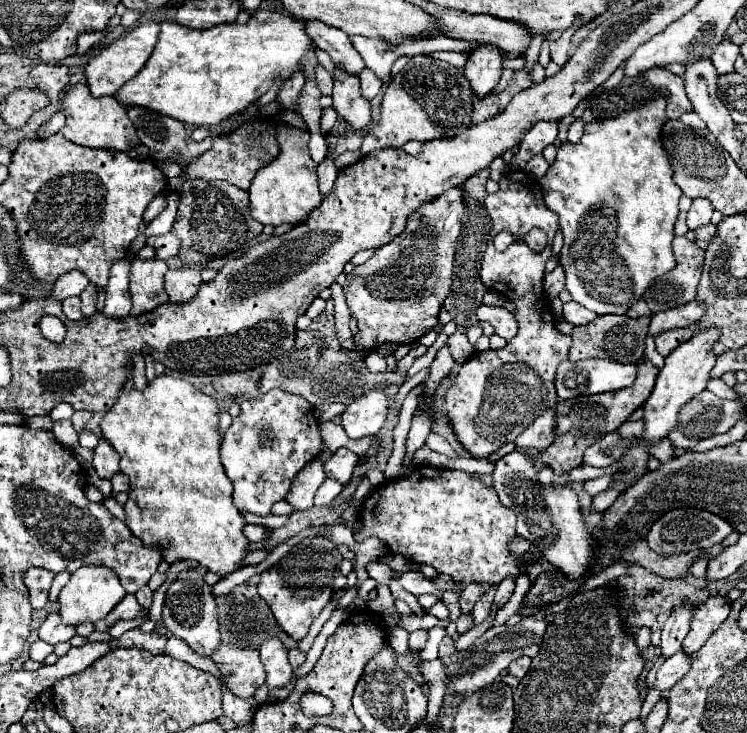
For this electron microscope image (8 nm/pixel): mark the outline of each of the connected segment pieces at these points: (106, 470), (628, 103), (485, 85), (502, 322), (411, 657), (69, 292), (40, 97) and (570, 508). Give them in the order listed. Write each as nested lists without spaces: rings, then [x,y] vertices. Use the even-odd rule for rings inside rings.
[[[99,438],[97,448],[93,450],[93,468],[101,478],[111,478],[119,472],[119,454],[115,454],[115,448],[105,442],[105,438]]]
[[[651,68],[647,72],[643,72],[641,76],[635,76],[635,78],[623,78],[621,84],[617,88],[611,88],[611,90],[601,90],[601,92],[595,92],[593,96],[587,98],[587,106],[585,106],[585,112],[579,120],[575,120],[571,126],[569,126],[569,140],[571,142],[579,142],[579,138],[583,136],[583,126],[593,122],[593,120],[603,120],[603,118],[611,118],[611,116],[617,116],[621,112],[629,112],[629,110],[635,110],[655,98],[665,98],[667,102],[667,118],[679,118],[681,116],[681,104],[691,104],[687,94],[685,94],[685,88],[683,88],[683,78],[665,70],[665,68]]]
[[[479,44],[469,52],[465,78],[477,98],[487,96],[499,82],[503,70],[503,52],[495,44]]]
[[[481,304],[477,308],[477,318],[489,322],[495,328],[495,334],[499,334],[505,340],[511,340],[515,336],[515,332],[517,332],[517,322],[515,322],[513,314],[507,308]]]
[[[409,648],[407,654],[395,652],[395,662],[397,662],[397,666],[399,666],[411,680],[419,682],[419,686],[425,684],[425,678],[423,678],[423,674],[419,672],[419,664],[423,662],[419,650],[411,650],[411,648]]]
[[[71,270],[71,272],[63,274],[63,276],[53,284],[53,290],[51,290],[49,298],[65,300],[65,298],[69,298],[69,296],[79,296],[91,282],[89,282],[89,278],[85,278],[85,274],[83,274],[83,280],[79,280],[79,284],[71,282],[73,274],[77,274],[77,272],[79,272],[79,270]],[[83,282],[85,282],[85,284],[83,284]]]
[[[15,90],[7,96],[7,102],[1,106],[1,118],[9,125],[27,123],[31,115],[43,109],[47,96],[37,90]]]
[[[511,452],[499,458],[495,464],[493,482],[501,504],[517,508],[523,514],[523,524],[517,524],[517,534],[533,540],[535,546],[541,548],[543,556],[567,578],[585,576],[587,566],[593,562],[593,536],[583,524],[577,494],[569,486],[543,488],[537,482],[537,468],[533,464],[533,458],[523,452]]]

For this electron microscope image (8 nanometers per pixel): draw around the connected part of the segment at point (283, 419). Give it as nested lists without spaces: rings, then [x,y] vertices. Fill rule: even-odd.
[[[269,390],[259,398],[241,402],[241,414],[221,442],[221,464],[233,482],[233,504],[241,512],[269,516],[271,506],[283,500],[295,476],[321,454],[319,422],[313,406],[285,390]]]

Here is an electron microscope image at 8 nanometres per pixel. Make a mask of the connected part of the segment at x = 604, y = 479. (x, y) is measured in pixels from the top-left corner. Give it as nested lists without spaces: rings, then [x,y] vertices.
[[[606,475],[592,480],[588,480],[584,484],[584,490],[594,497],[597,494],[607,490],[608,487],[610,486],[611,481],[612,481],[611,475]]]

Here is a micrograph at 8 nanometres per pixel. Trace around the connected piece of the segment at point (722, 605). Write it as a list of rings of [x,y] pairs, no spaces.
[[[709,596],[701,606],[697,606],[691,618],[689,634],[683,640],[683,652],[693,654],[695,650],[699,650],[717,630],[717,626],[729,616],[729,608],[731,604],[723,596]]]

